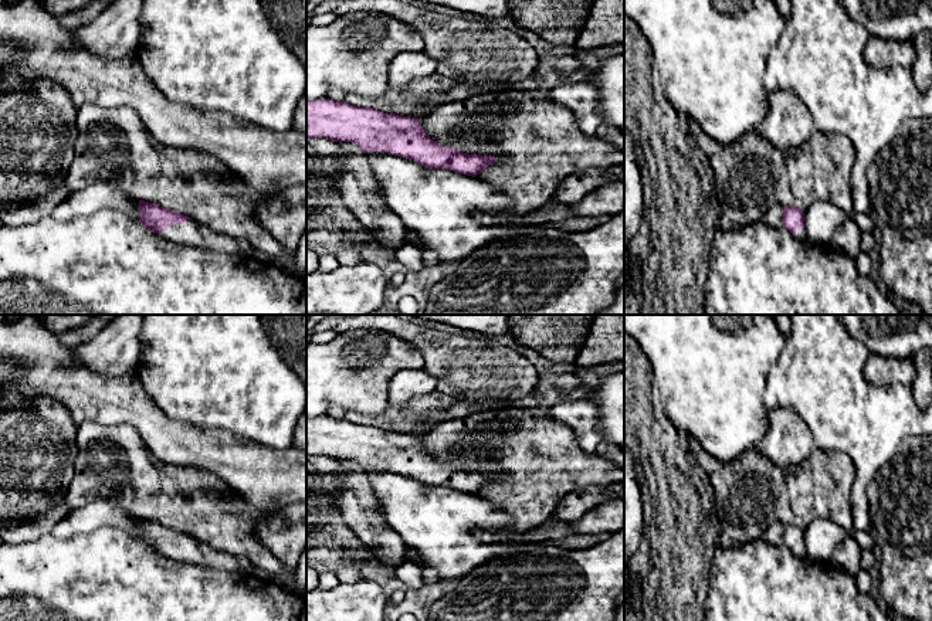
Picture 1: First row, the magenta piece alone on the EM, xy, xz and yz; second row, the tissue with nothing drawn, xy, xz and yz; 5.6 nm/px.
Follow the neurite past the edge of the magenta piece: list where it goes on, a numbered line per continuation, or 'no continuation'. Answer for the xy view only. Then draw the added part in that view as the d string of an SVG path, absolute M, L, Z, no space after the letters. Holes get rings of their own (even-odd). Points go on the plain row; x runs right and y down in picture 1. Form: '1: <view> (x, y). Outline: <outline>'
1: xy (196, 552). Outline: M189 537L186 542L173 542L162 553L173 560L226 571L250 571L253 569L248 559L233 554L230 550L216 549L194 537Z

